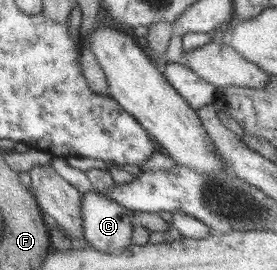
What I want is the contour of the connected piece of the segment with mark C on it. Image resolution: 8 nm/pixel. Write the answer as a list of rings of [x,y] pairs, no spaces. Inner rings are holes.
[[[95,191],[81,200],[84,238],[92,248],[107,254],[119,254],[131,246],[133,218],[129,209]]]

